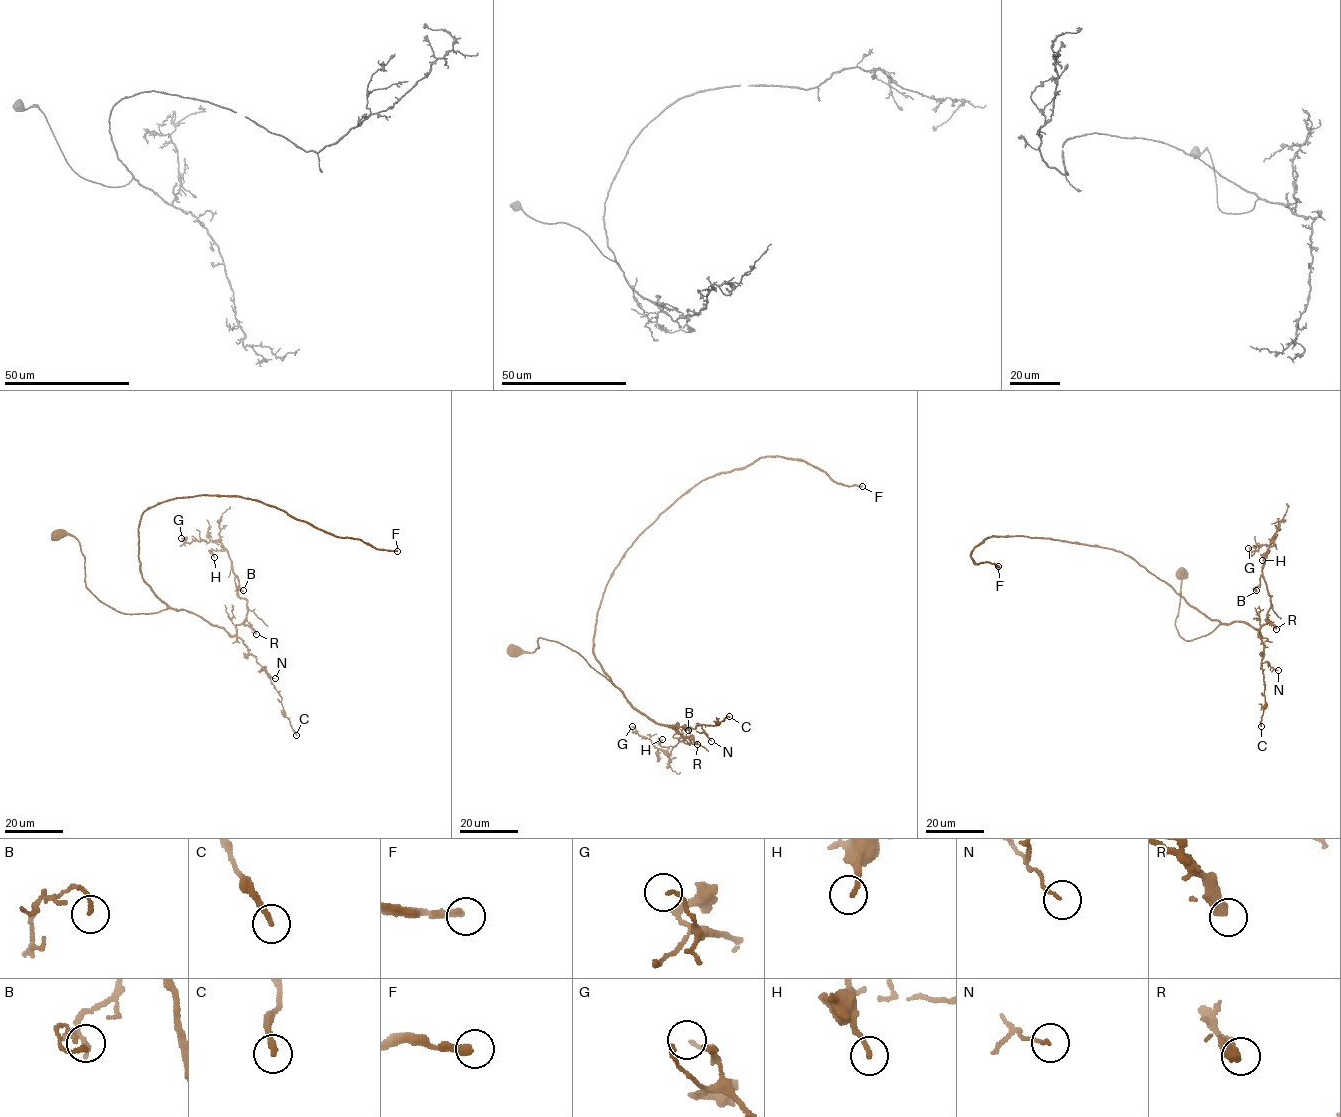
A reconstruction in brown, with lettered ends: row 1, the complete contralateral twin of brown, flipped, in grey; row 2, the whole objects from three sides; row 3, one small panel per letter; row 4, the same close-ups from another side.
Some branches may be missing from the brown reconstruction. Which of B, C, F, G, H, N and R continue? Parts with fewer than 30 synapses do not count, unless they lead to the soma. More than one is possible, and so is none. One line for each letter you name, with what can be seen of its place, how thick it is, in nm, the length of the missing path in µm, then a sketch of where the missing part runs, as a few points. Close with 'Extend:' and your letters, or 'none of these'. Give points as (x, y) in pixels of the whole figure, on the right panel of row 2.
F: Place: (998, 566). Thickness 280 nm. Missing length about 130 µm. Course of what is missing: (998, 566), (997, 554), (962, 541), (952, 519), (949, 471), (976, 436), (963, 436), (944, 414)
Extend: F

